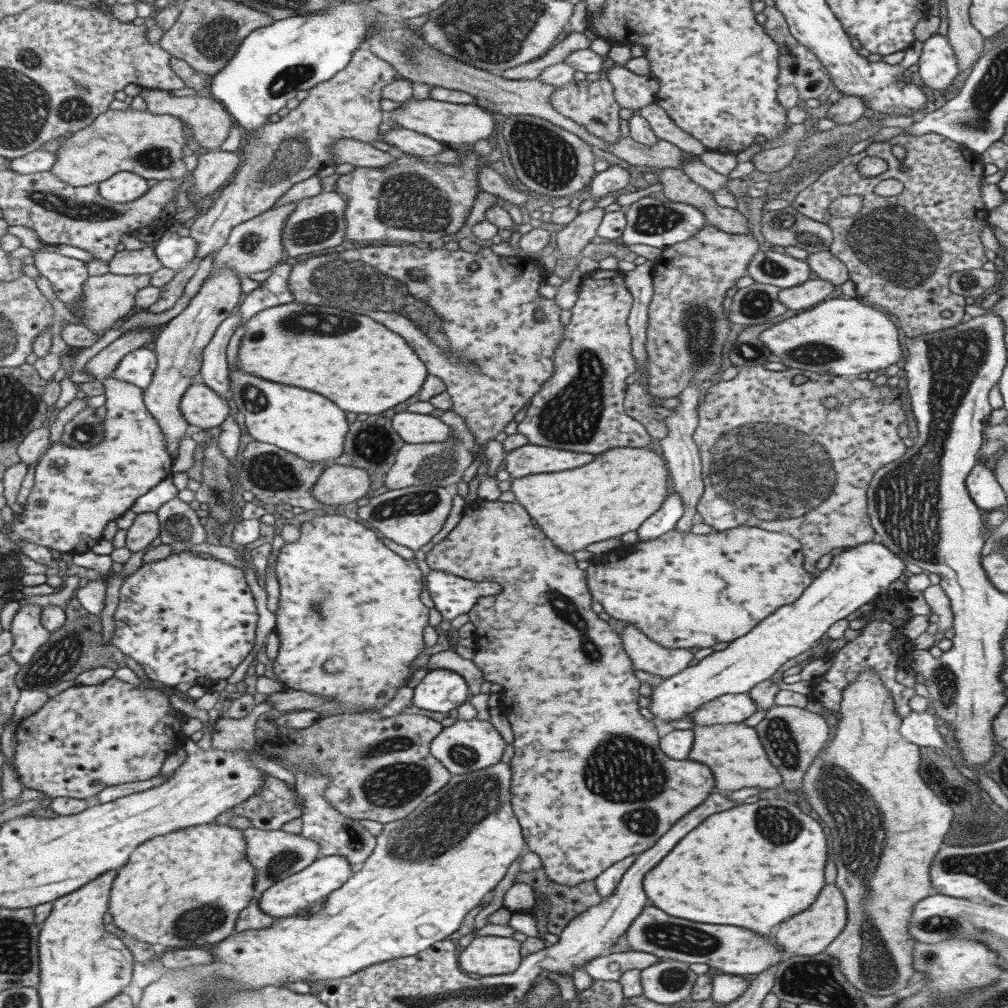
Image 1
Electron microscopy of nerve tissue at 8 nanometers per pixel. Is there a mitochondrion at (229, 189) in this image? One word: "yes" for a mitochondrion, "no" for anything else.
no

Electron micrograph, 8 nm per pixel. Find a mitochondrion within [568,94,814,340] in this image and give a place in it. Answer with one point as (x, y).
(654, 219)

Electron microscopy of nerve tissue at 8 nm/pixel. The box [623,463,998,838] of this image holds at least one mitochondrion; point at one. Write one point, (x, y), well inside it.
(779, 736)

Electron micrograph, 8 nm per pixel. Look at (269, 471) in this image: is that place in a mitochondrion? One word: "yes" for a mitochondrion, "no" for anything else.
yes

